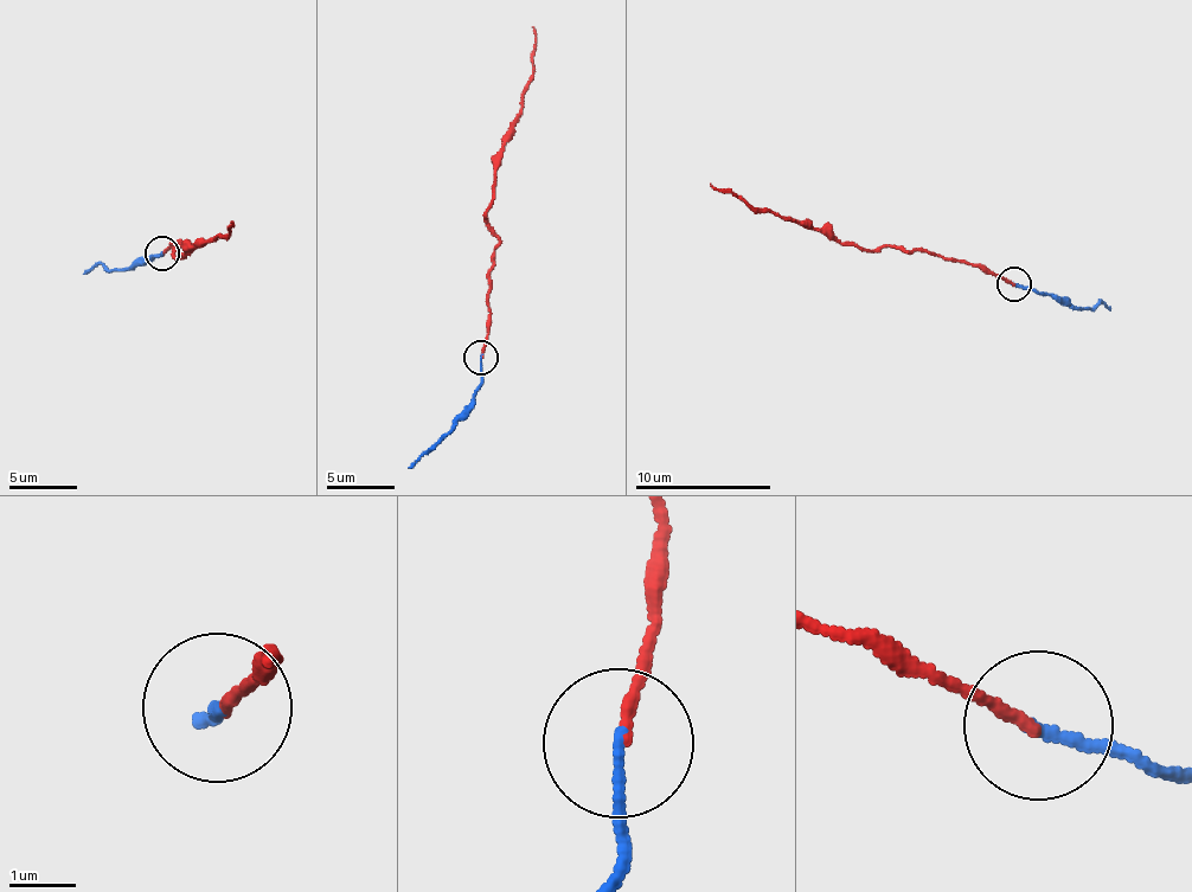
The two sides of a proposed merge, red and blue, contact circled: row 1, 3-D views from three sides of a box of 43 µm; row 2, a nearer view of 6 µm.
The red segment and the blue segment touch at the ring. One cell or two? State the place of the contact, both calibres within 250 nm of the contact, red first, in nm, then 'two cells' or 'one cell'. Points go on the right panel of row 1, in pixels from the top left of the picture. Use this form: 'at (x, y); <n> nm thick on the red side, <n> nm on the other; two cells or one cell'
at (1014, 283); 170 nm thick on the red side, 160 nm on the other; two cells

